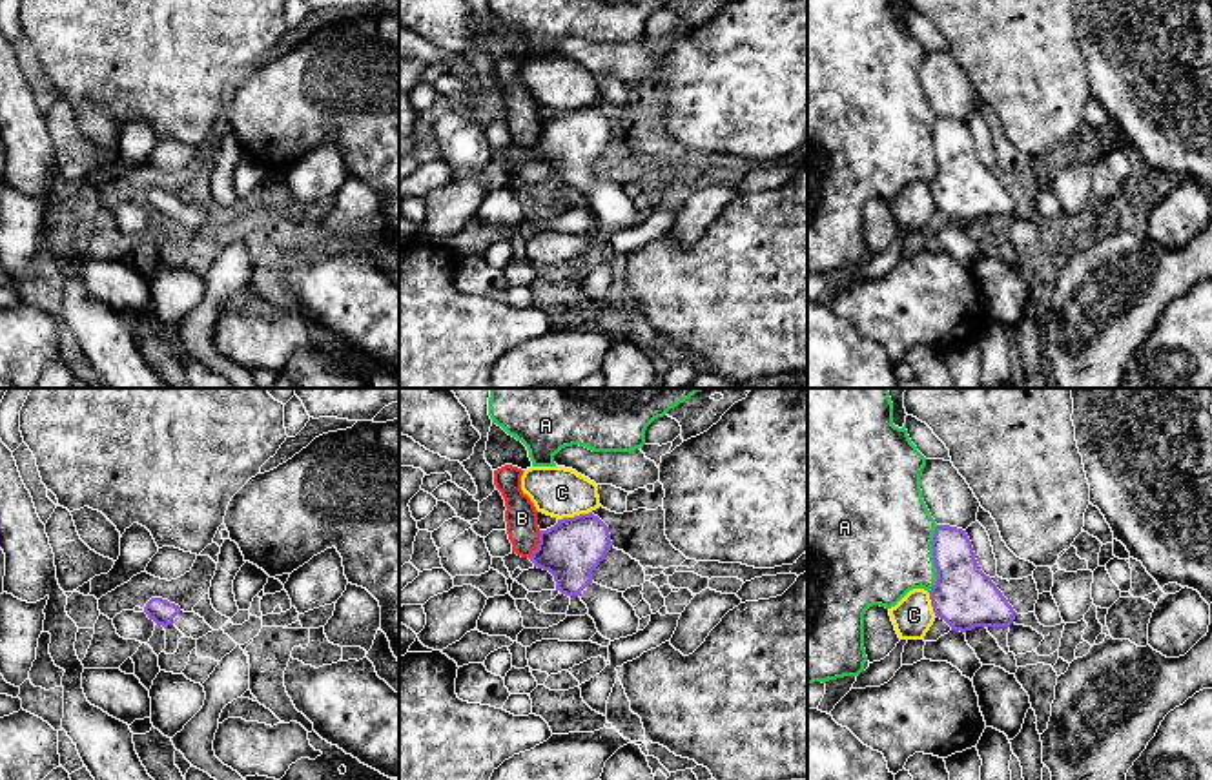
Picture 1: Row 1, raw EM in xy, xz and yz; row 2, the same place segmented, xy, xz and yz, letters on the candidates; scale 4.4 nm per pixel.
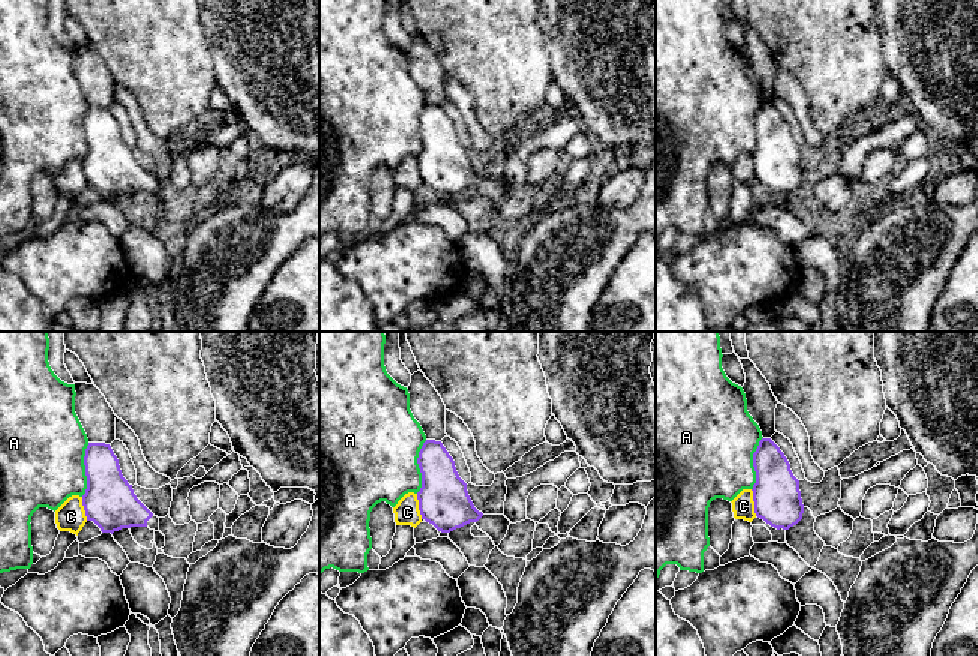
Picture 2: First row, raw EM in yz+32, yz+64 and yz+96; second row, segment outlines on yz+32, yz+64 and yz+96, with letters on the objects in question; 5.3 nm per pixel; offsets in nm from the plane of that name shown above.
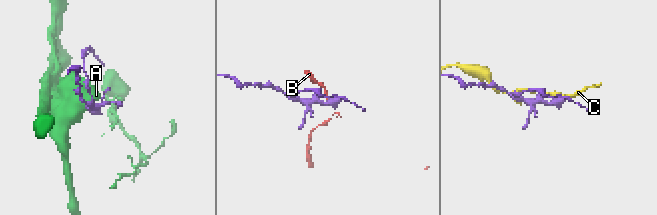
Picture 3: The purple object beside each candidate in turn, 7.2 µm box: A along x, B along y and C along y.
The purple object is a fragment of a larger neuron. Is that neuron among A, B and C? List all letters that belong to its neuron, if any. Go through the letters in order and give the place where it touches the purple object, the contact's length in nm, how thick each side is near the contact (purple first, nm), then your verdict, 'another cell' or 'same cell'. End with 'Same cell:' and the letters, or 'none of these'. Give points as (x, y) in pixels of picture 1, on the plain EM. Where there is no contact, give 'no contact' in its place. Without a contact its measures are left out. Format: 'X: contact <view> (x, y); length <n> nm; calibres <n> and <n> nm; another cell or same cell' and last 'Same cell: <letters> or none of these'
A: contact yz (934, 150); length 300 nm; calibres 280 and 460 nm; another cell
B: contact xz (538, 137); length 140 nm; calibres 260 and 140 nm; another cell
C: contact xz (575, 108); length 160 nm; calibres 260 and 220 nm; another cell
Same cell: none of these

